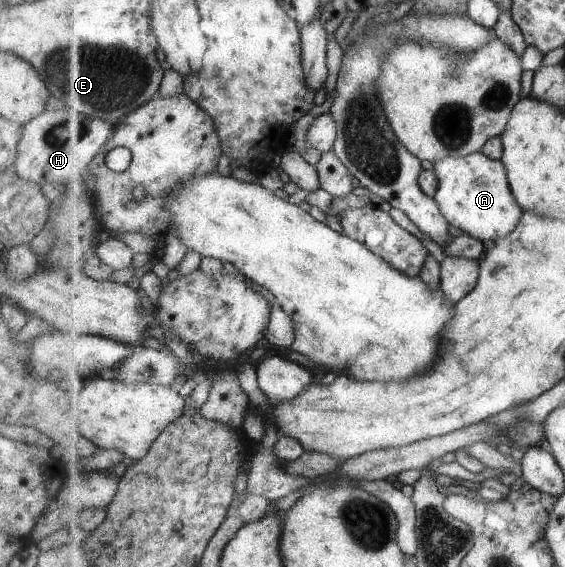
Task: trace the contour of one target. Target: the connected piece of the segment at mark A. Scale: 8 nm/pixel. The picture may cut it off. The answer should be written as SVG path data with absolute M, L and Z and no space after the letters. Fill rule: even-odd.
M479 151L461 158L447 157L437 161L434 171L439 181L434 197L451 226L482 241L503 238L519 226L525 210L513 194L502 160L490 159Z

